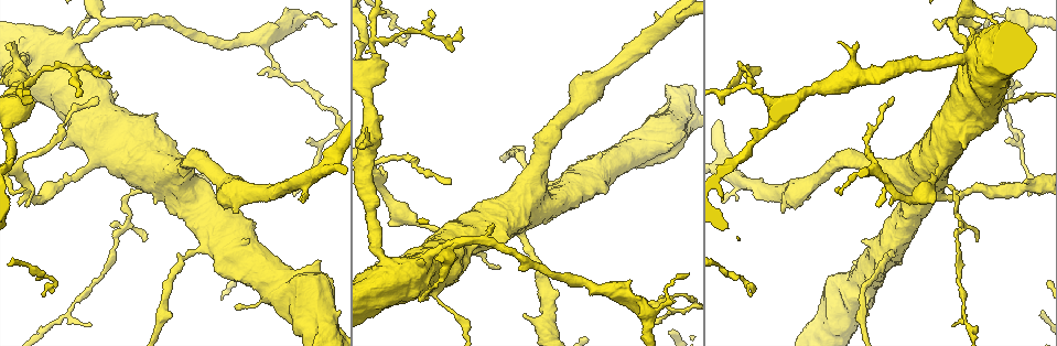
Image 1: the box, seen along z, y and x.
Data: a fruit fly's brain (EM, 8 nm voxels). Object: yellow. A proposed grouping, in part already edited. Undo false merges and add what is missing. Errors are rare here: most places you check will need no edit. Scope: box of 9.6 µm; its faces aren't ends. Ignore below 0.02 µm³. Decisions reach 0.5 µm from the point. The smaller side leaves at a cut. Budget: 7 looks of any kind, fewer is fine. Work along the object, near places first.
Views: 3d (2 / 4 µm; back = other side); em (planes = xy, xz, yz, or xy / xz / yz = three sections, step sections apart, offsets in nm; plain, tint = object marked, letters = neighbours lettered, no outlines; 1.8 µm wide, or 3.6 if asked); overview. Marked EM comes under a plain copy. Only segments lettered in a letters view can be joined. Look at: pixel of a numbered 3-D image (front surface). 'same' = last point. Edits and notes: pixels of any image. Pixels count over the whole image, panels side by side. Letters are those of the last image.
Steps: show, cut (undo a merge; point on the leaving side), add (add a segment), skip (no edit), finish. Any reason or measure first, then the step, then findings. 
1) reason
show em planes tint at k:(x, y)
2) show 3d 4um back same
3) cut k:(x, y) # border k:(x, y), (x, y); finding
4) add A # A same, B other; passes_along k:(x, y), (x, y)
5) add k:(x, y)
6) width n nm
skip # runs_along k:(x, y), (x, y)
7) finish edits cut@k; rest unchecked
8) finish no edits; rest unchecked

sudden change in width
show 3d 4um at 1:(418, 268)

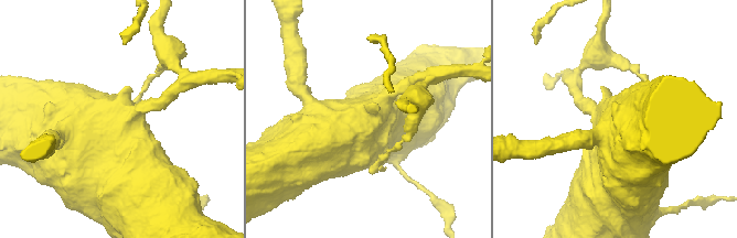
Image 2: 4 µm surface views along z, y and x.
show em 3.6um planes tint at 2:(119, 126)

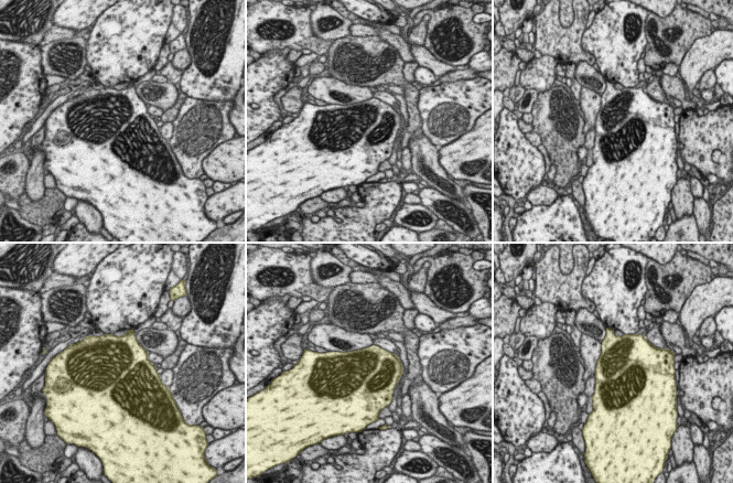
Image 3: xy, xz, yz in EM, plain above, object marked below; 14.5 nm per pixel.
see the neighbours
show em 3.6um planes letters same

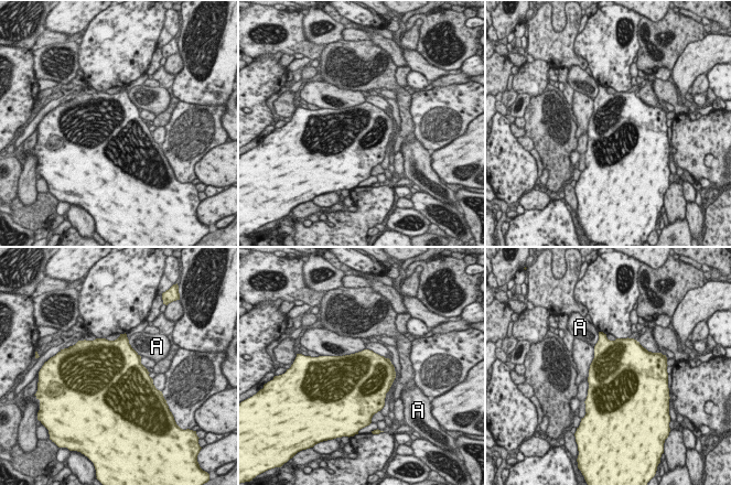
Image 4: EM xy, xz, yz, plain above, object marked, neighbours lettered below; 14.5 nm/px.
skip # A other; border 4:(128, 340), (128, 343), (141, 356); all the same neuron

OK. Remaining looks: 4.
sharp bend
show 3d 4um at 1:(1004, 109)

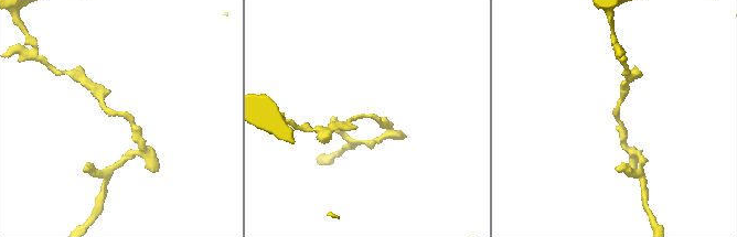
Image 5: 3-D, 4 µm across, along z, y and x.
shape alone is not enough
show em planes letters at 5:(117, 111)

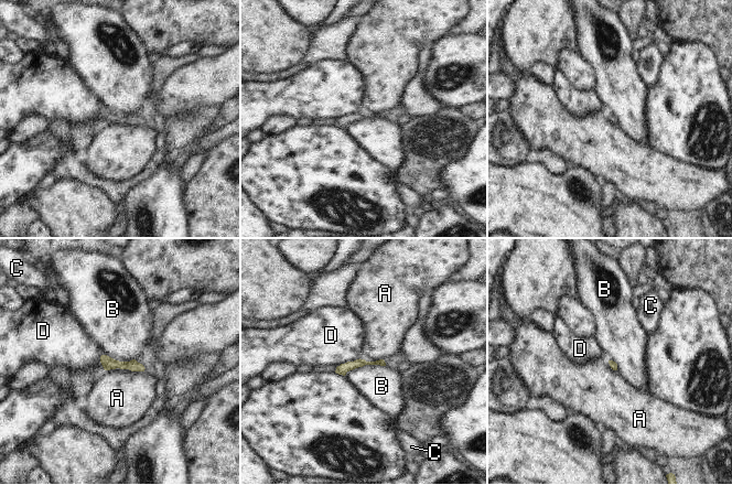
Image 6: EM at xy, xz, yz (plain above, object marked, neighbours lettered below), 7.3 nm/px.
longest_contact B 320 nm
skip # A other, B other, C other, D other; border 6:(385, 365), (363, 365), (344, 375); continuous, no second neuron

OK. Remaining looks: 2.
thick end
show 3d 4um at 1:(35, 103)

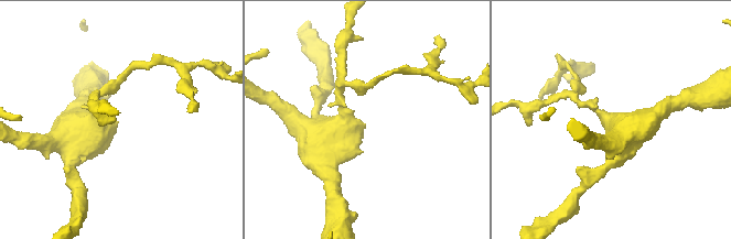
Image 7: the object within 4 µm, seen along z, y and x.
need the tissue
show em 3.6um planes letters at 7:(363, 127)

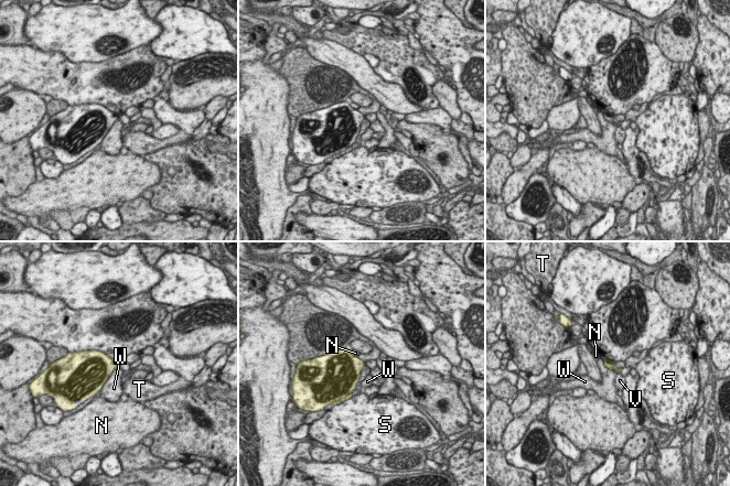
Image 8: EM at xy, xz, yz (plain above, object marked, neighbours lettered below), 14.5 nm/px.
skip # N other, S other, T other, V other, W other; border 8:(117, 366), (98, 391); none of them fits

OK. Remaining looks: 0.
finish no edits; rest unchecked

